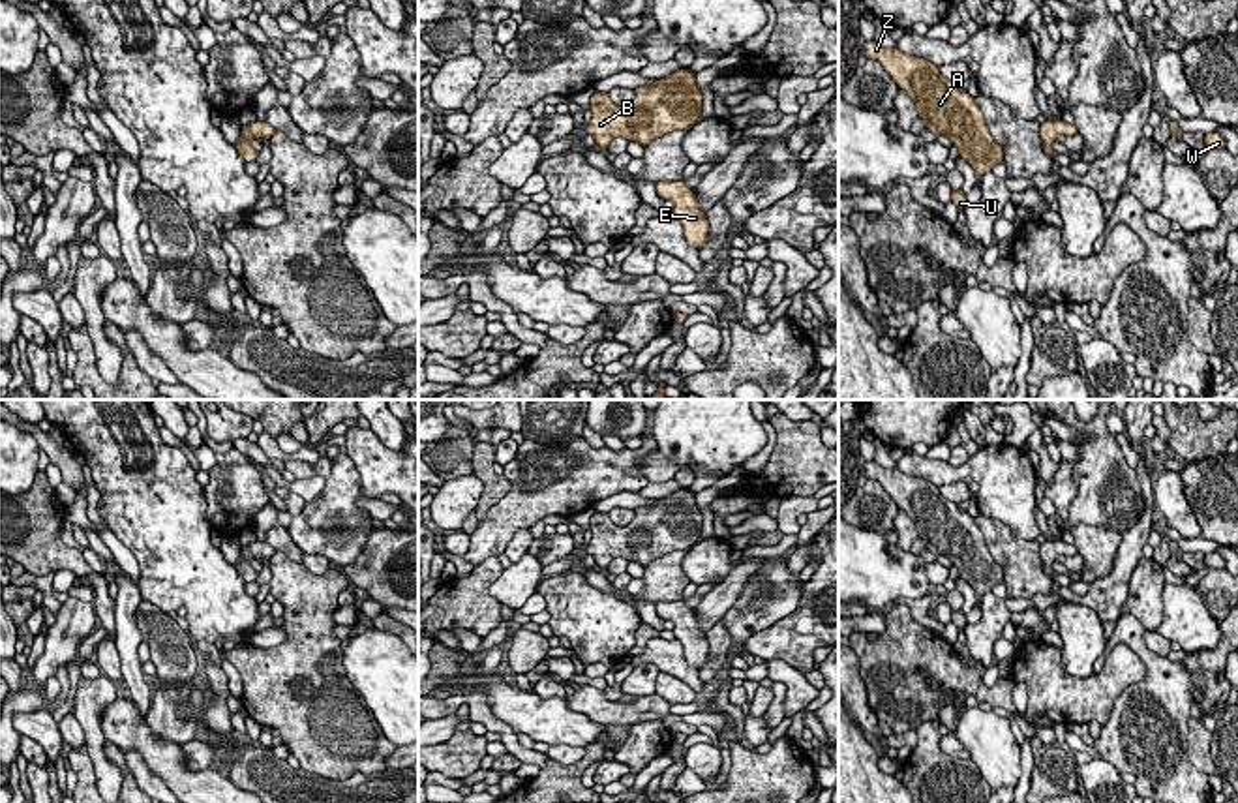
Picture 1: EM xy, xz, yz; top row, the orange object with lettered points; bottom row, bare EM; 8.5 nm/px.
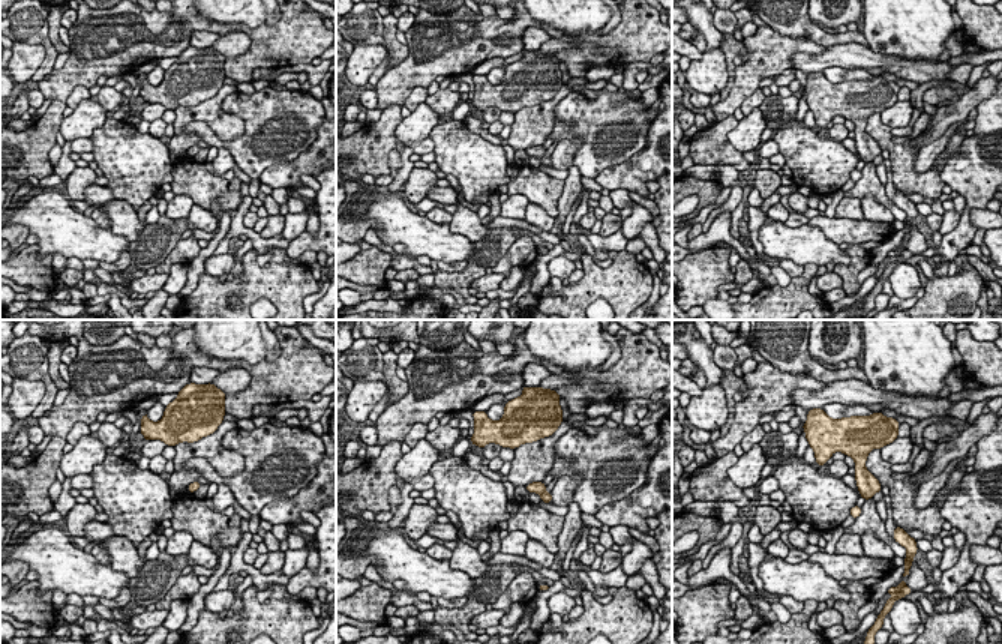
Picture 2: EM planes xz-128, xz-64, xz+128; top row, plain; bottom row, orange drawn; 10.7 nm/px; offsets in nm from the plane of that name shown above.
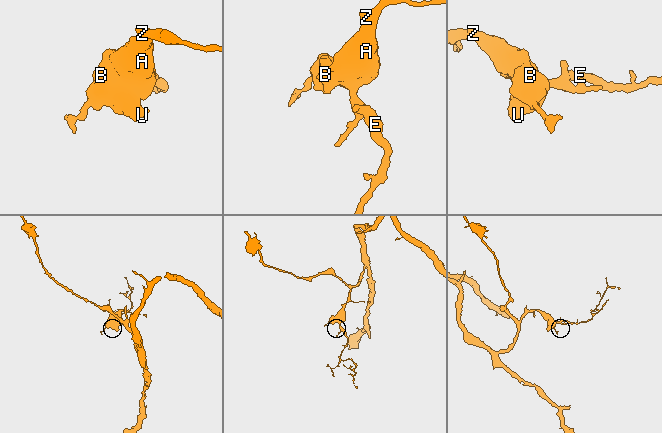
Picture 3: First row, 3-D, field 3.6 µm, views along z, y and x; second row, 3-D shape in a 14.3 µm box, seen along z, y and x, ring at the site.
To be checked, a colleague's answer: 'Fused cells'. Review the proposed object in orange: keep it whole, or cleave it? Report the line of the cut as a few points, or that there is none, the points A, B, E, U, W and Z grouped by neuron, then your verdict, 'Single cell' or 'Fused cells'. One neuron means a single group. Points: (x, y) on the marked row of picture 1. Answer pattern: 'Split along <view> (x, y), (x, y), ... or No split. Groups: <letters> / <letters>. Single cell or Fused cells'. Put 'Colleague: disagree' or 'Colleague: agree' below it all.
No split. Groups: A B E U W Z. Single cell
Colleague: disagree

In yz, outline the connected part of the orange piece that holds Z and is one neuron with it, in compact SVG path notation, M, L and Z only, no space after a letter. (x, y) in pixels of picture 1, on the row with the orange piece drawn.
M865 41L863 49L913 99L925 128L949 139L977 176L1004 161L1004 150L990 135L975 99L945 79L936 64L876 41Z

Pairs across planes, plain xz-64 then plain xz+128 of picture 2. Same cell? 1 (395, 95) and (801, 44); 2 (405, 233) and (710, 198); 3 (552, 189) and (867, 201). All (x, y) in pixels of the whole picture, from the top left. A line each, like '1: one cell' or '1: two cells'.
1: one cell
2: two cells
3: two cells

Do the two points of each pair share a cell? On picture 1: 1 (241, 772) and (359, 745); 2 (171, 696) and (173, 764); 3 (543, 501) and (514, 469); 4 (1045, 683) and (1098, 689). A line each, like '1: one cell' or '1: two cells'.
1: two cells
2: two cells
3: one cell
4: one cell

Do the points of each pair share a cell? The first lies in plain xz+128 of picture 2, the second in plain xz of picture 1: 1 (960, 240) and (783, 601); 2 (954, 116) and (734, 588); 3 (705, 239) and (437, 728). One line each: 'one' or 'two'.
1: two
2: one
3: one

